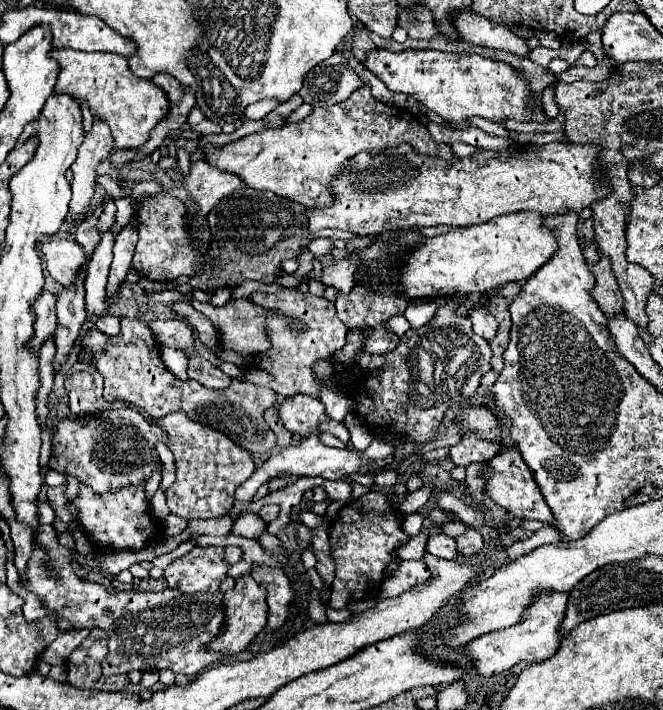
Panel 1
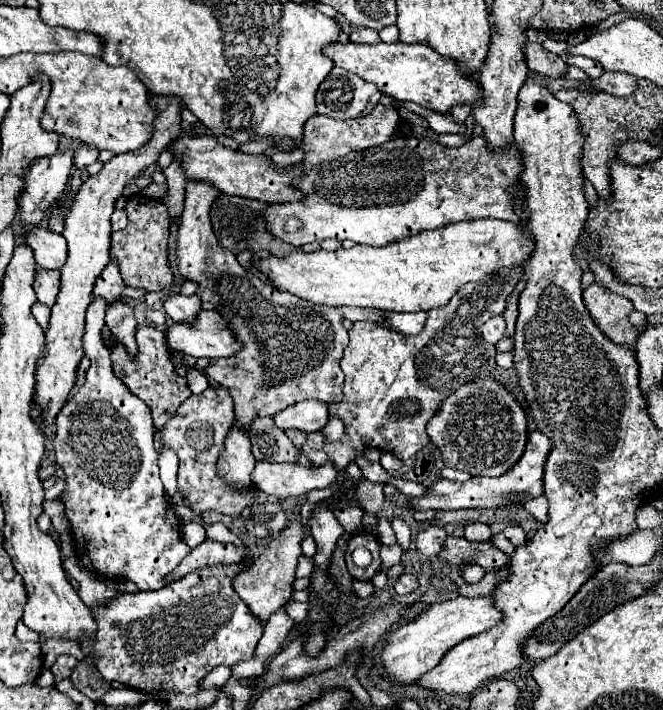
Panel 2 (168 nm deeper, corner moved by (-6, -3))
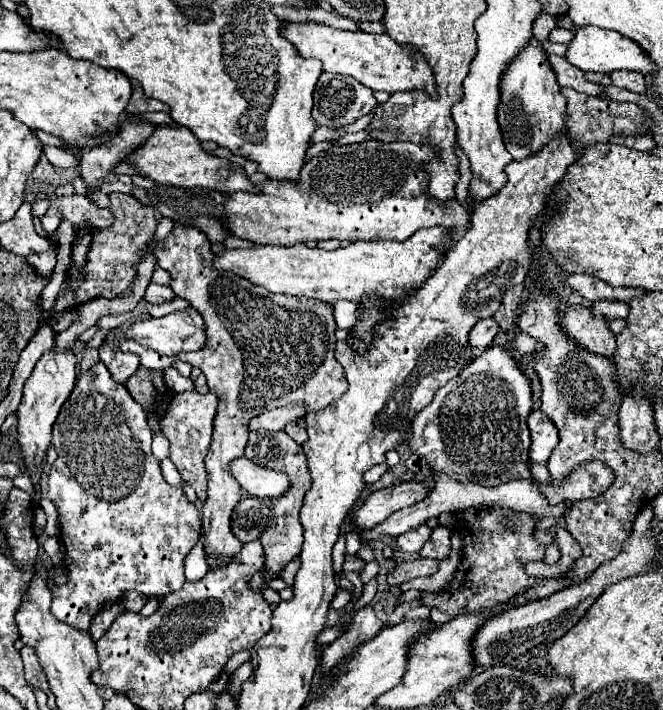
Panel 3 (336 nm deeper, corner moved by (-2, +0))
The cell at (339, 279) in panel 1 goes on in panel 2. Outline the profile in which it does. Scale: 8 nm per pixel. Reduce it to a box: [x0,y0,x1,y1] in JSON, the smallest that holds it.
[252,220,534,312]

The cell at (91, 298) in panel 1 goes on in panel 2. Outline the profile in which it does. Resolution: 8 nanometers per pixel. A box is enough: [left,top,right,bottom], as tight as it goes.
[54,298,190,590]

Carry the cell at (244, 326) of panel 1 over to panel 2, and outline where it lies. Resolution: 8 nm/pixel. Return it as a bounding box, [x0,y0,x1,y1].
[166,310,242,358]

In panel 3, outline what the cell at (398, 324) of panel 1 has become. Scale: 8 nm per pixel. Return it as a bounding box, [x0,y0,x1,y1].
[120,227,348,567]

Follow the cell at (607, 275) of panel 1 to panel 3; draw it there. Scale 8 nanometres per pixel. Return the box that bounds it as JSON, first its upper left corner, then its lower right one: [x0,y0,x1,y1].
[564,303,616,357]

